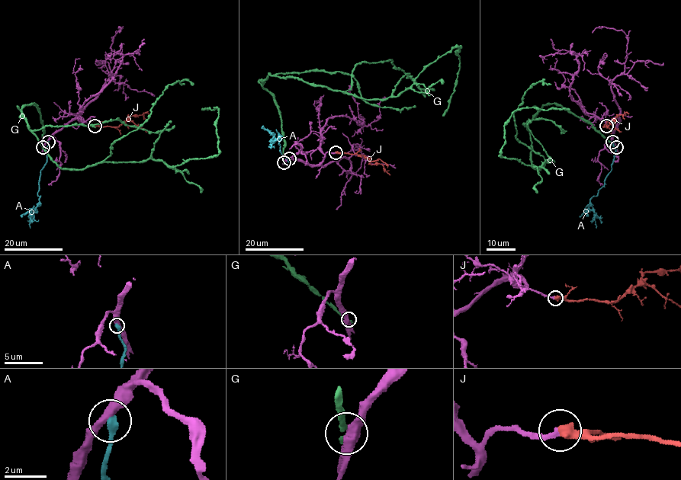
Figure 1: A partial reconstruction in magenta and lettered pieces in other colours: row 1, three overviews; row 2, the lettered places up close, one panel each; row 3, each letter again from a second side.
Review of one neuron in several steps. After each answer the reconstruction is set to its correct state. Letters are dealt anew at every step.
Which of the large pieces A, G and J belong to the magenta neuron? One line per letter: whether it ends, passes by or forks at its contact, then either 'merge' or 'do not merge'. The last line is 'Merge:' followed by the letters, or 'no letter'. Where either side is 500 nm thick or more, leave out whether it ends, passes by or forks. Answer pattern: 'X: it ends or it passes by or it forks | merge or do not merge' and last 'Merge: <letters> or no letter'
A: it ends | do not merge
G: do not merge
J: it ends | merge
Merge: J

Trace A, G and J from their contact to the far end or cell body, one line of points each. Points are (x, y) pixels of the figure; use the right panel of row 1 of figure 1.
A: (612, 142), (615, 154), (611, 170), (598, 193), (589, 200), (596, 228)
G: (616, 147), (551, 104), (528, 128), (531, 164), (553, 161), (531, 167), (501, 155), (515, 110), (570, 110)
J: (605, 126), (608, 127), (618, 115), (628, 113)

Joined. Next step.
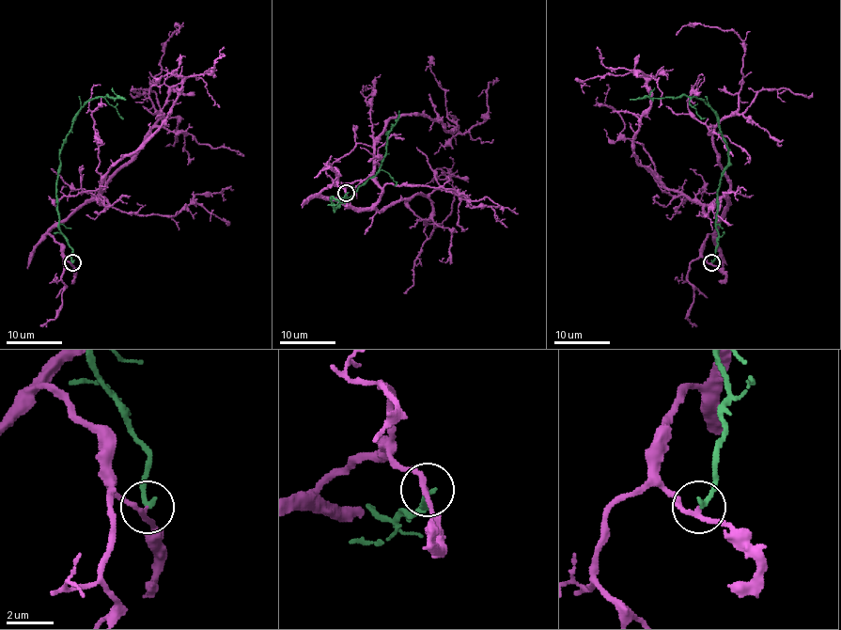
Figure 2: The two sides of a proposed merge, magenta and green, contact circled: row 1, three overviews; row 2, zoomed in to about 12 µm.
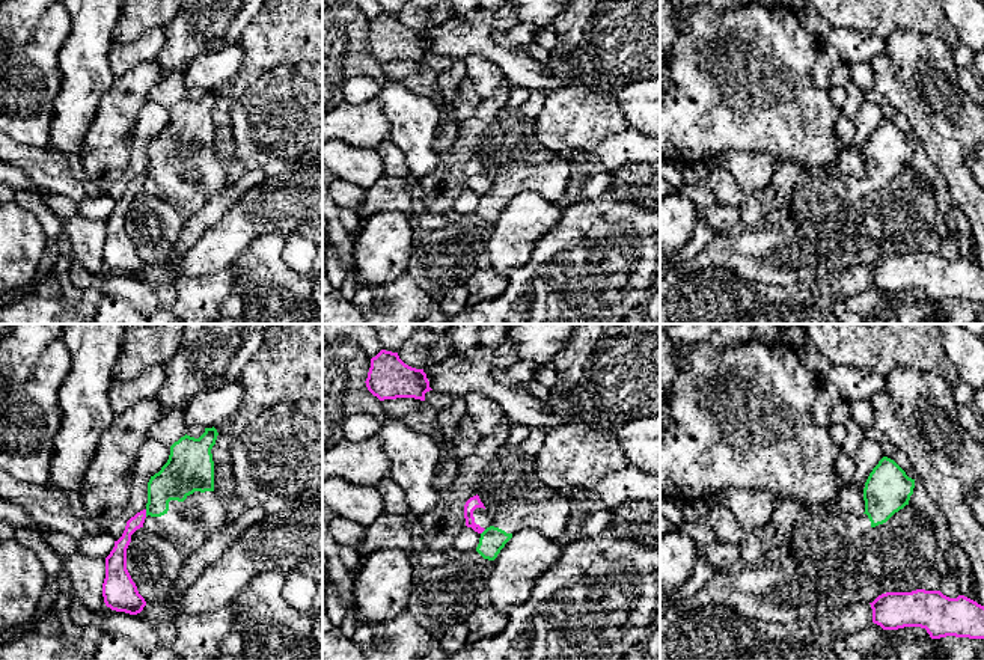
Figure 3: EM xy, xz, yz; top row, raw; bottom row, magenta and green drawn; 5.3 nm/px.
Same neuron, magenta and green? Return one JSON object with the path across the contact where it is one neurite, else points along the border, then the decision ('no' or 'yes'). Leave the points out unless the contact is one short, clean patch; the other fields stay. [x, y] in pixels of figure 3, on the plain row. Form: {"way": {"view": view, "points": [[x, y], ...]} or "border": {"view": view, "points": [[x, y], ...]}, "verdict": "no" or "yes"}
{"border": {"view": "xy", "points": [[145, 172], [146, 178]]}, "verdict": "no"}

